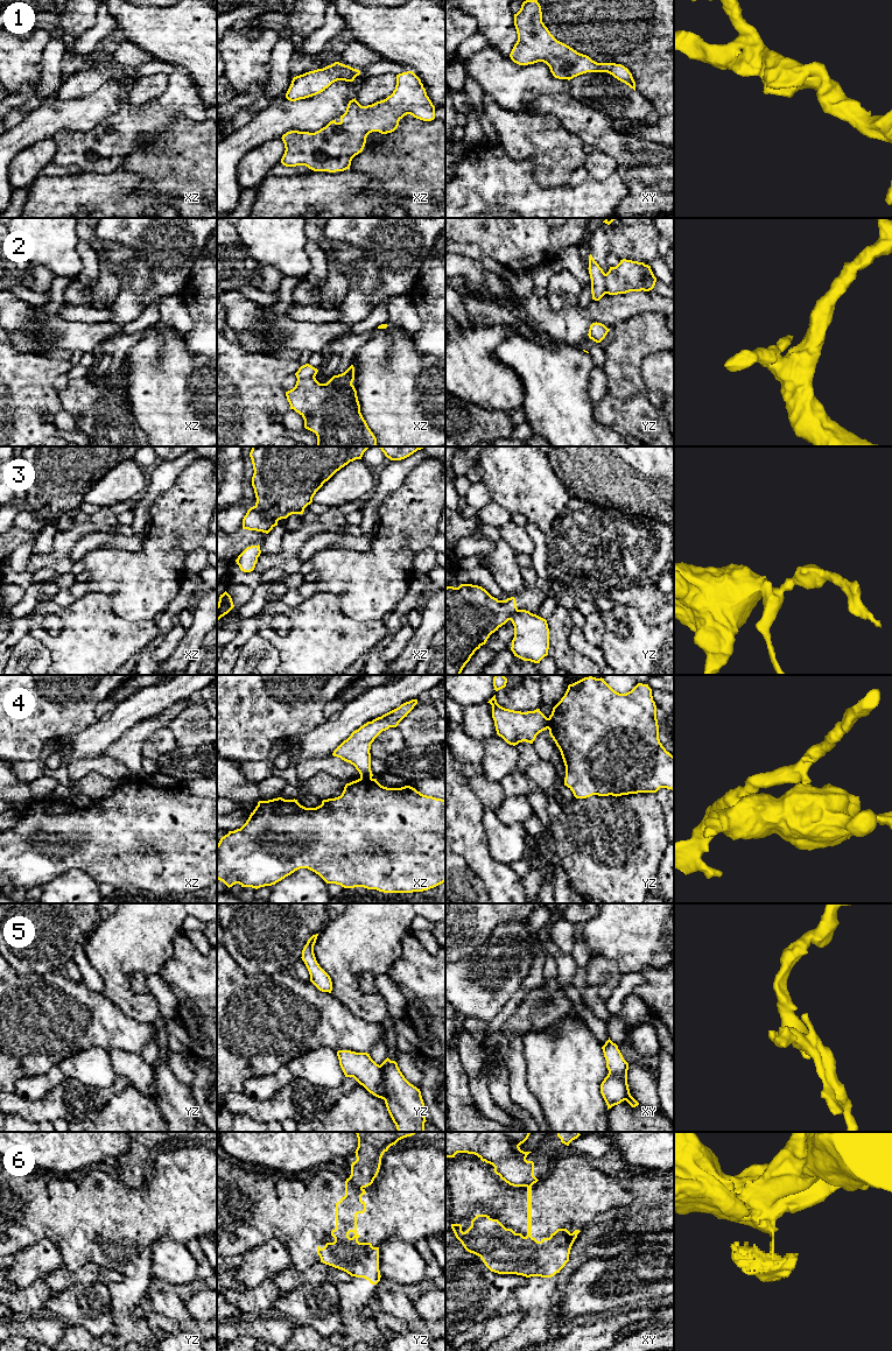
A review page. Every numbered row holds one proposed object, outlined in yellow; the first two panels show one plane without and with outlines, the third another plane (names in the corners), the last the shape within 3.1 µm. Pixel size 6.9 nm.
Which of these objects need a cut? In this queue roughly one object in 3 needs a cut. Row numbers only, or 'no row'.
2, 3, 4, 5, 6

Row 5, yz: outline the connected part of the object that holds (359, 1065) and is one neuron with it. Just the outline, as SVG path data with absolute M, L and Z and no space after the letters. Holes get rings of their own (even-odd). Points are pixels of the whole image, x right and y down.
M338 1050L339 1065L345 1077L353 1077L373 1096L386 1098L386 1083L382 1070L367 1053Z

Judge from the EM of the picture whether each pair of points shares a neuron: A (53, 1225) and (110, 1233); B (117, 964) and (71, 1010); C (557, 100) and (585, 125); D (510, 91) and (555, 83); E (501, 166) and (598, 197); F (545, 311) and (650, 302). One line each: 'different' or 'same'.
A: same
B: different
C: same
D: same
E: same
F: same

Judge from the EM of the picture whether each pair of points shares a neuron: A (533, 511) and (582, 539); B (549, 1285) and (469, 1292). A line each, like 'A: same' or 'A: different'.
A: different
B: different

